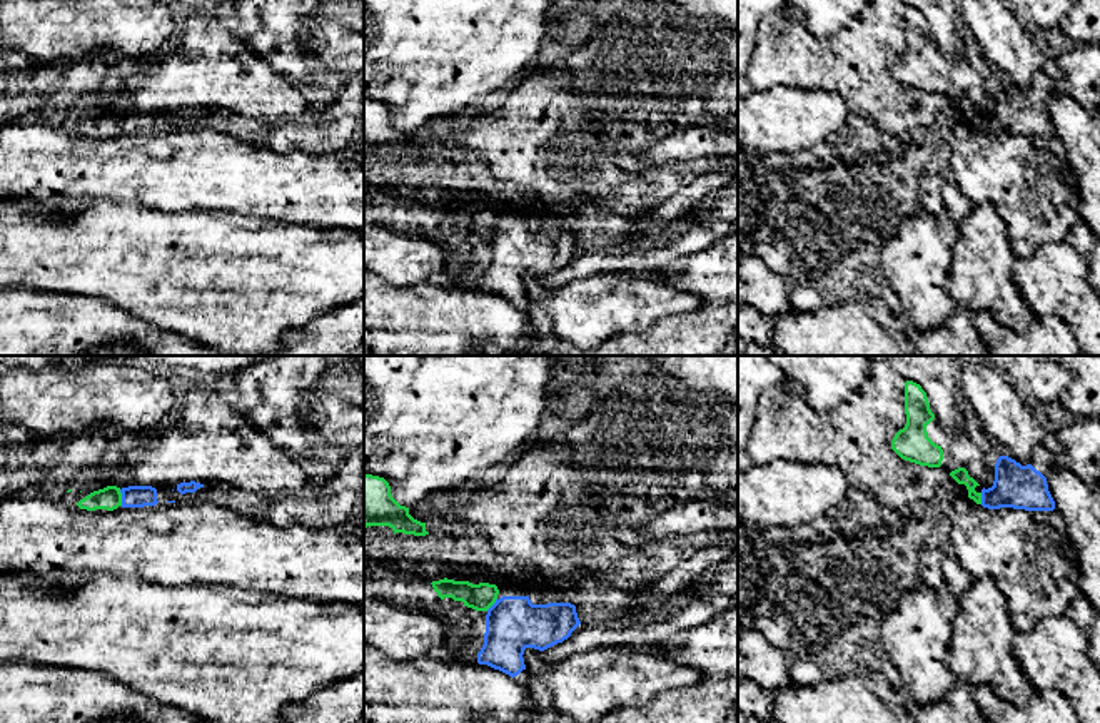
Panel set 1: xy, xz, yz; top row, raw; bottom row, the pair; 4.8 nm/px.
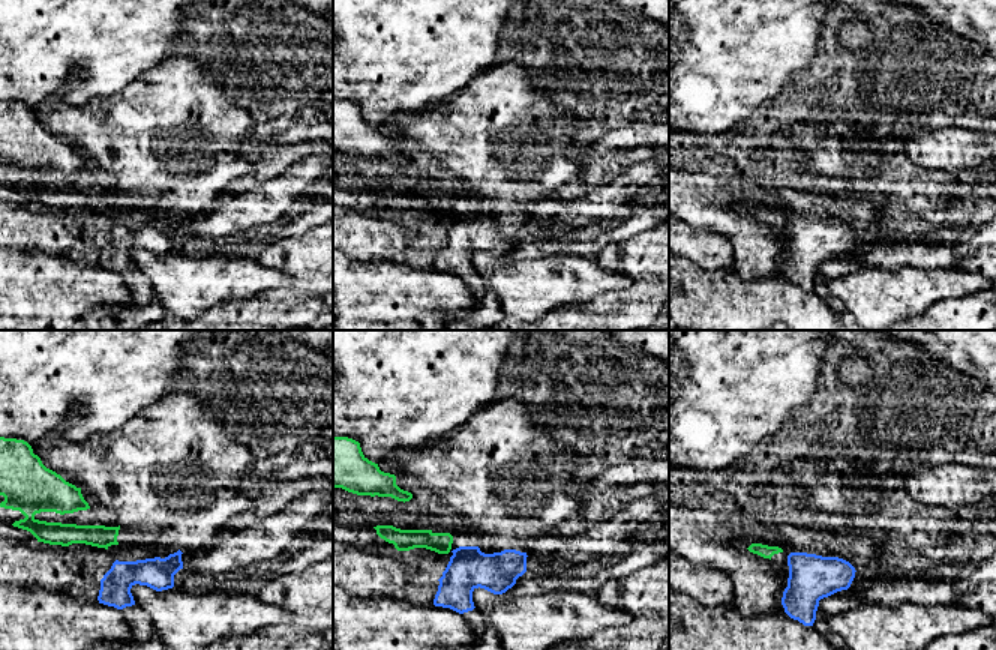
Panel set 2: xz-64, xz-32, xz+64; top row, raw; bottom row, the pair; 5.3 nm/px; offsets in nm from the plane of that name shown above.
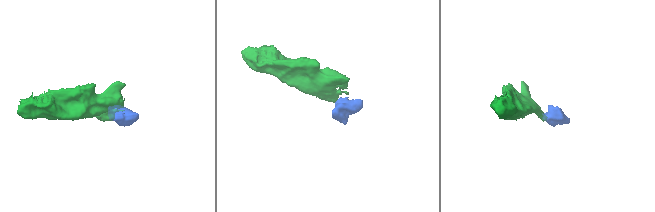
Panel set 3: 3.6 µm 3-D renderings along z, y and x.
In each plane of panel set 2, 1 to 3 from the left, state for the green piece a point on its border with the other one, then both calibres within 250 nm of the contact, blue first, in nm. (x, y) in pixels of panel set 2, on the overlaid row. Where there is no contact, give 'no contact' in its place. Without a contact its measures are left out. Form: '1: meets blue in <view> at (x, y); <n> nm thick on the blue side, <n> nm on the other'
1: no contact
2: no contact
3: no contact

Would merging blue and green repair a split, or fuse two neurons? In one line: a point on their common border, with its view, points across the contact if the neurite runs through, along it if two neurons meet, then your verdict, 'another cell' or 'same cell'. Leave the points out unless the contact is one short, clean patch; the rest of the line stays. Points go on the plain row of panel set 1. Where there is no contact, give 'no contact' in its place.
meets blue in xy at (122, 124); border along xy (119, 116), (122, 131); another cell

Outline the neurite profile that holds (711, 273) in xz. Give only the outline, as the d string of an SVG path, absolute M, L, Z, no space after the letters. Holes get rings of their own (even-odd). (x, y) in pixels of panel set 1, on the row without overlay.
M738 229L706 249L674 259L663 270L663 282L699 296L704 304L693 314L666 316L639 334L621 334L596 349L566 344L539 356L719 356L738 326Z

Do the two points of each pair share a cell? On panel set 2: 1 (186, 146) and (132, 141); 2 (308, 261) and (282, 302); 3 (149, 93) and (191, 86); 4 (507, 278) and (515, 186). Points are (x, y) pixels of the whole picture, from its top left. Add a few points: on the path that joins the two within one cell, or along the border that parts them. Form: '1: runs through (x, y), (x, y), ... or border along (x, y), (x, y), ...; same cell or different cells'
1: runs through (173, 146), (146, 146); same cell
2: runs through (308, 272), (308, 276), (293, 291); same cell
3: runs through (159, 89), (180, 86); same cell
4: border along (479, 249), (473, 255), (473, 267), (488, 285); different cells

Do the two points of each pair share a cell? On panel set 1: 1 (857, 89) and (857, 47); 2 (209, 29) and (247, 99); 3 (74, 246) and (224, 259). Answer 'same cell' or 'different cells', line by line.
1: same cell
2: same cell
3: same cell

